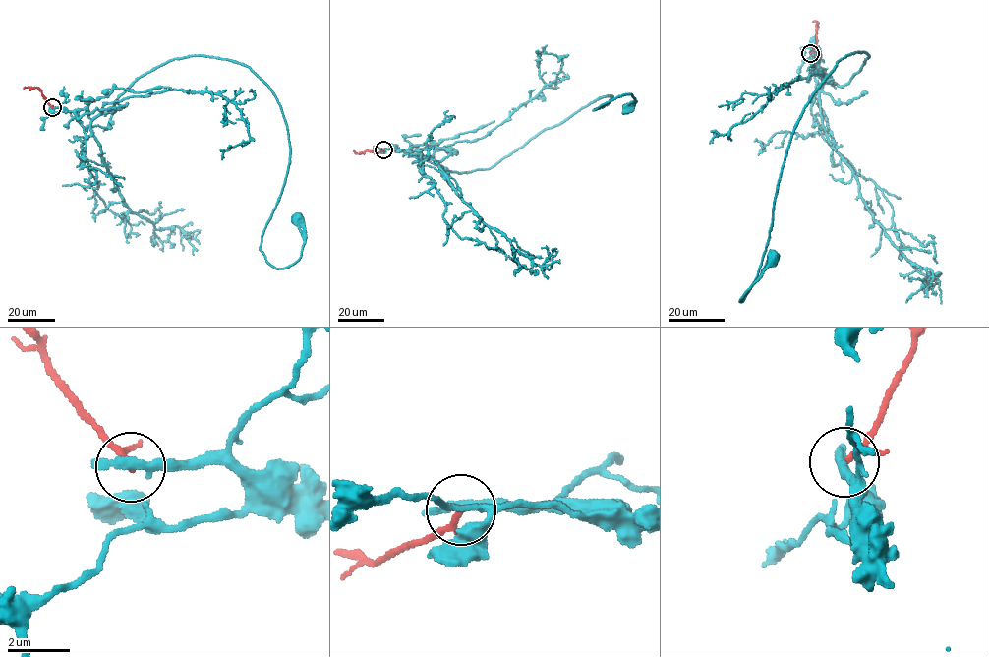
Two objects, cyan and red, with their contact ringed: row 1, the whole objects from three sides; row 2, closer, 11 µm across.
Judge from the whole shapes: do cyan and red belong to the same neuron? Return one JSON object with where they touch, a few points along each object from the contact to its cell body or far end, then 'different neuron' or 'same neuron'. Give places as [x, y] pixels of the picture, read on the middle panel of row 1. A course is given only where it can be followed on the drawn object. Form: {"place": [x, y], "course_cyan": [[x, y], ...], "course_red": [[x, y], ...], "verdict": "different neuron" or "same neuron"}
{"place": [383, 149], "course_cyan": [[383, 149], [418, 150], [447, 171], [470, 171], [600, 98], [613, 97], [594, 110], [630, 93], [627, 109]], "course_red": [[383, 149], [377, 153], [368, 150], [356, 153], [354, 150]], "verdict": "different neuron"}

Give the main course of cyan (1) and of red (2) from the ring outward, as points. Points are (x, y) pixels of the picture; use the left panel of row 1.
1: (52, 107), (95, 118), (175, 59), (244, 64), (287, 129), (260, 250), (275, 268), (300, 256), (297, 220)
2: (52, 107), (38, 88), (24, 89)

